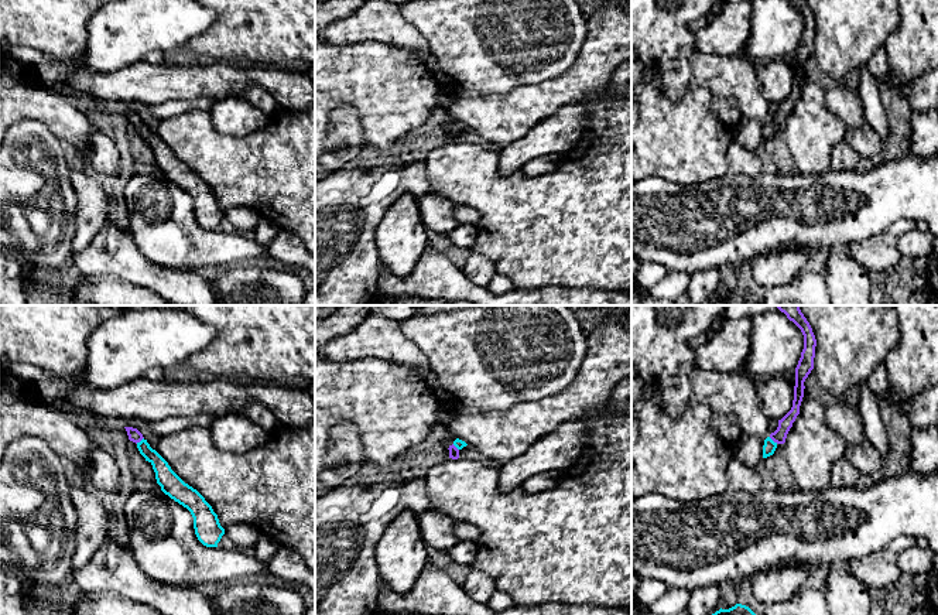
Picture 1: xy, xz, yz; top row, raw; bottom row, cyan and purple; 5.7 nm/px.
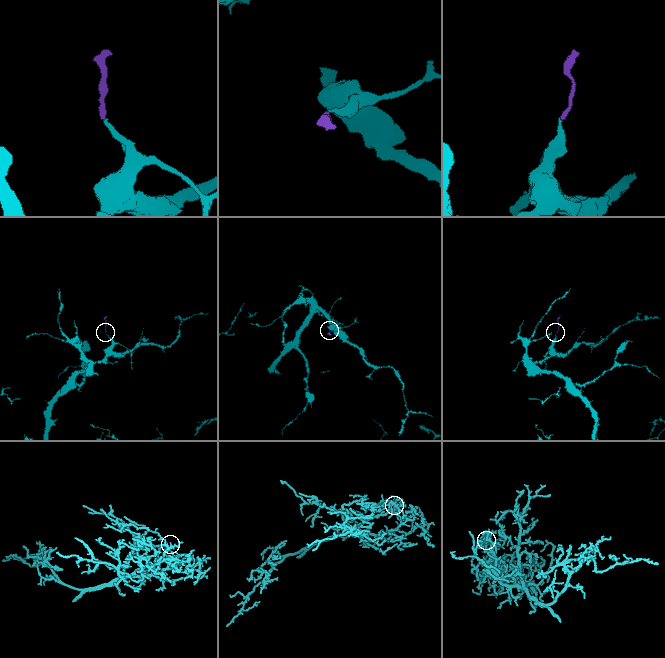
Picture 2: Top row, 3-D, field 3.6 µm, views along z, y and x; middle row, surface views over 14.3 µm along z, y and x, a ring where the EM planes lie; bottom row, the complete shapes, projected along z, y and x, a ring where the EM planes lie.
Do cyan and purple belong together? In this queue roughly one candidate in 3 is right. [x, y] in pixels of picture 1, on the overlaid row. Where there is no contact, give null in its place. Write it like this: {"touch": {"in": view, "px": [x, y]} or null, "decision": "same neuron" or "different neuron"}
{"touch": {"in": "yz", "px": [772, 440]}, "decision": "same neuron"}

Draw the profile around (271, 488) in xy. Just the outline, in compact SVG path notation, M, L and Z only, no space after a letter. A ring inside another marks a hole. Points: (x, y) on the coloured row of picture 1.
M315 421L307 427L278 426L267 434L263 445L242 454L220 451L213 445L209 428L191 427L161 435L157 452L185 484L205 498L223 529L233 523L247 523L275 544L295 550L315 573Z

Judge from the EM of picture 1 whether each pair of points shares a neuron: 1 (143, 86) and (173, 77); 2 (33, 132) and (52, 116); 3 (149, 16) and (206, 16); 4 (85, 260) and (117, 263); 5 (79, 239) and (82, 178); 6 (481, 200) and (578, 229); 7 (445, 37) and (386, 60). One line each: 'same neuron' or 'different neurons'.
1: same neuron
2: different neurons
3: same neuron
4: same neuron
5: same neuron
6: same neuron
7: different neurons

